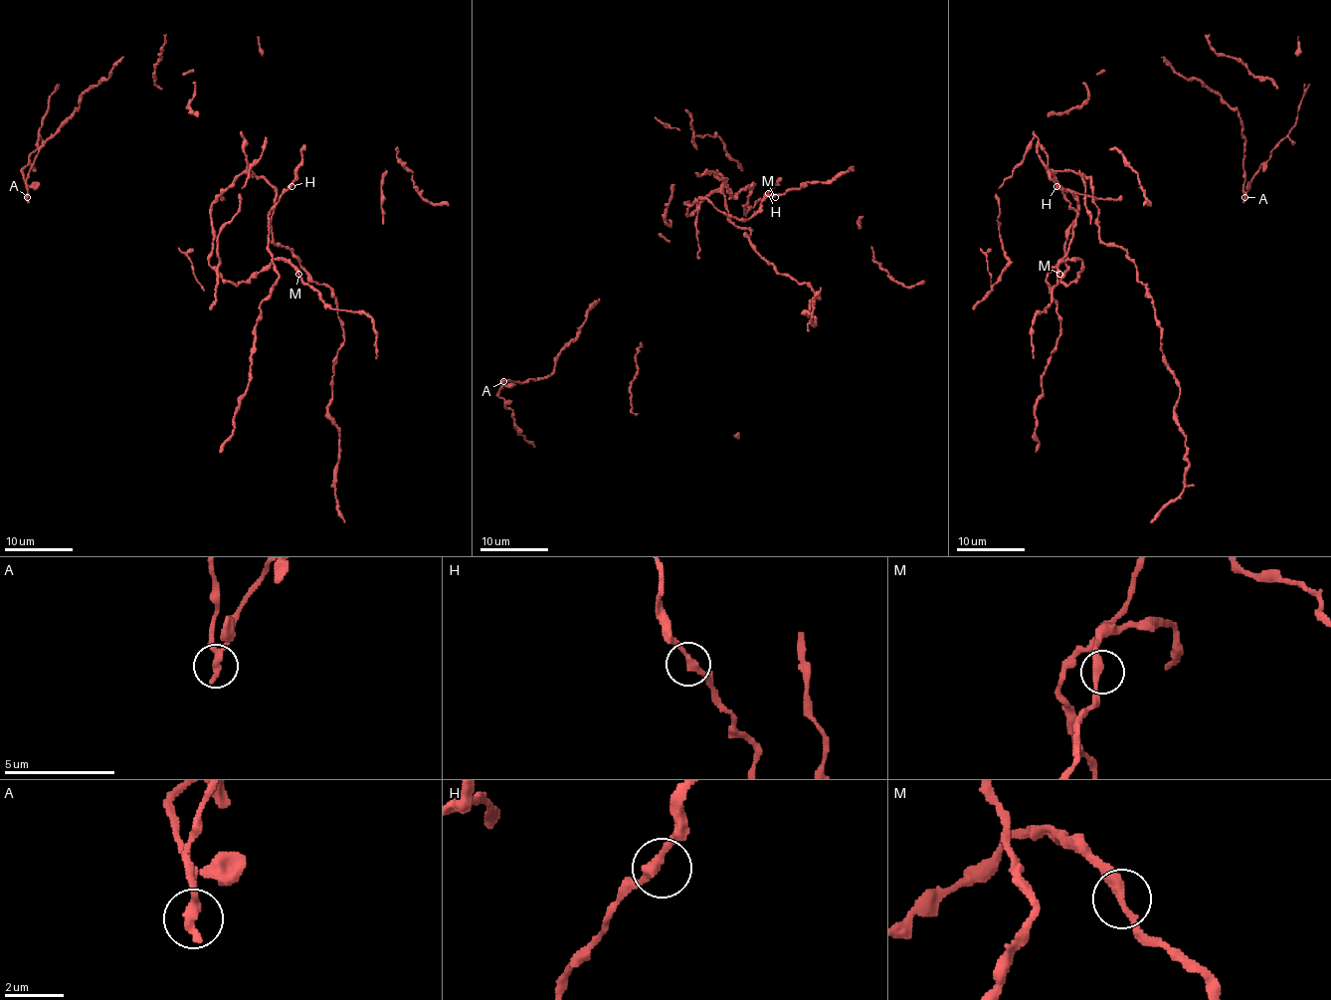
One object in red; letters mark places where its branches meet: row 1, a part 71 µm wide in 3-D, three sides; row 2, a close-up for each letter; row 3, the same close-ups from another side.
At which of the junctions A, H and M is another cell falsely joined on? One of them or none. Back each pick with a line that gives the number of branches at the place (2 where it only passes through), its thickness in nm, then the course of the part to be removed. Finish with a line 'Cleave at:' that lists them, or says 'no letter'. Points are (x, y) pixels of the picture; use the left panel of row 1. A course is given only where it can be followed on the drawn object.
A: branches 2; calibre 280 nm; course (28, 197), (22, 169), (36, 148), (48, 100), (59, 84)
Cleave at: A

